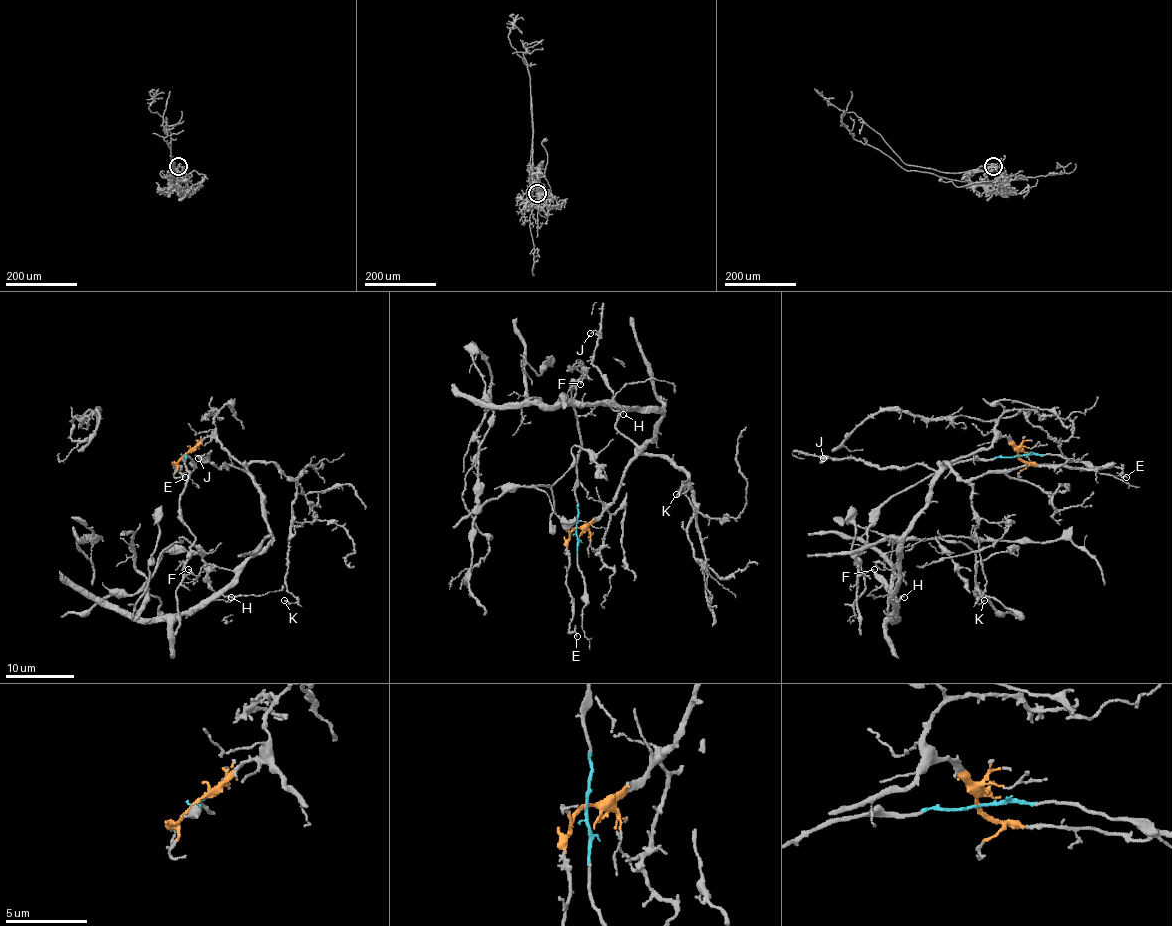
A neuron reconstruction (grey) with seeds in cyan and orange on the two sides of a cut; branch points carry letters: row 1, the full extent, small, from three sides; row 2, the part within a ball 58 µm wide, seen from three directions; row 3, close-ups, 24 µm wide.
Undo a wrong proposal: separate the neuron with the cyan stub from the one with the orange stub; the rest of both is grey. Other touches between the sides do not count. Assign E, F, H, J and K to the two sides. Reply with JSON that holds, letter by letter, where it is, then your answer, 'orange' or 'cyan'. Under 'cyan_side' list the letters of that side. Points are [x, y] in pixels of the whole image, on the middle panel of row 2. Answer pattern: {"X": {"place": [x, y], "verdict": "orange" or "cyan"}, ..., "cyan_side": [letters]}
{"E": {"place": [577, 636], "verdict": "orange"}, "F": {"place": [580, 384], "verdict": "cyan"}, "H": {"place": [623, 414], "verdict": "orange"}, "J": {"place": [590, 333], "verdict": "orange"}, "K": {"place": [676, 494], "verdict": "orange"}, "cyan_side": ["F"]}

